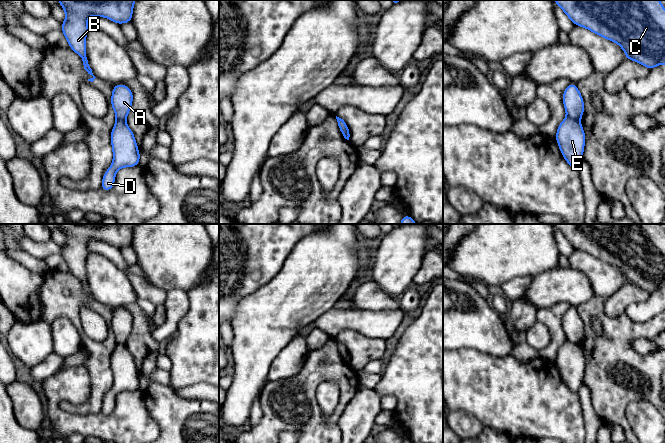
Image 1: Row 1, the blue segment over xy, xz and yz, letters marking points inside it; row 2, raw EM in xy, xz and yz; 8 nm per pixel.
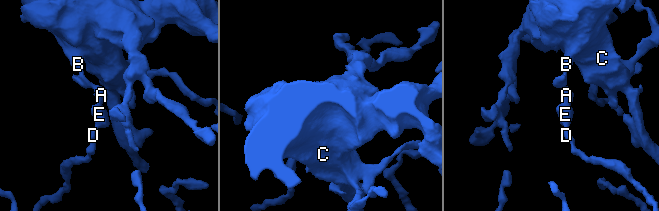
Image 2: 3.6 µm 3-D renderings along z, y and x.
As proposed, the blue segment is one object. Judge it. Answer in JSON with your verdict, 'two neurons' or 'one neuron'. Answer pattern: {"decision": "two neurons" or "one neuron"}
{"decision": "two neurons"}

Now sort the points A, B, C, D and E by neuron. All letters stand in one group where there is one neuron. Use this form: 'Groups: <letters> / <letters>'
Groups: A B C / D E

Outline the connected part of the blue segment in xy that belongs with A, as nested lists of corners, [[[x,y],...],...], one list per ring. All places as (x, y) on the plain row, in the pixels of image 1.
[[[117,308],[112,314],[111,329],[117,344],[125,344],[131,333],[133,317],[124,308]]]

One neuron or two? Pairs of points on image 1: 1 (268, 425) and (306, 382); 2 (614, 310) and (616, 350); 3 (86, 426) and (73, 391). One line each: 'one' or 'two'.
1: one
2: two
3: one

